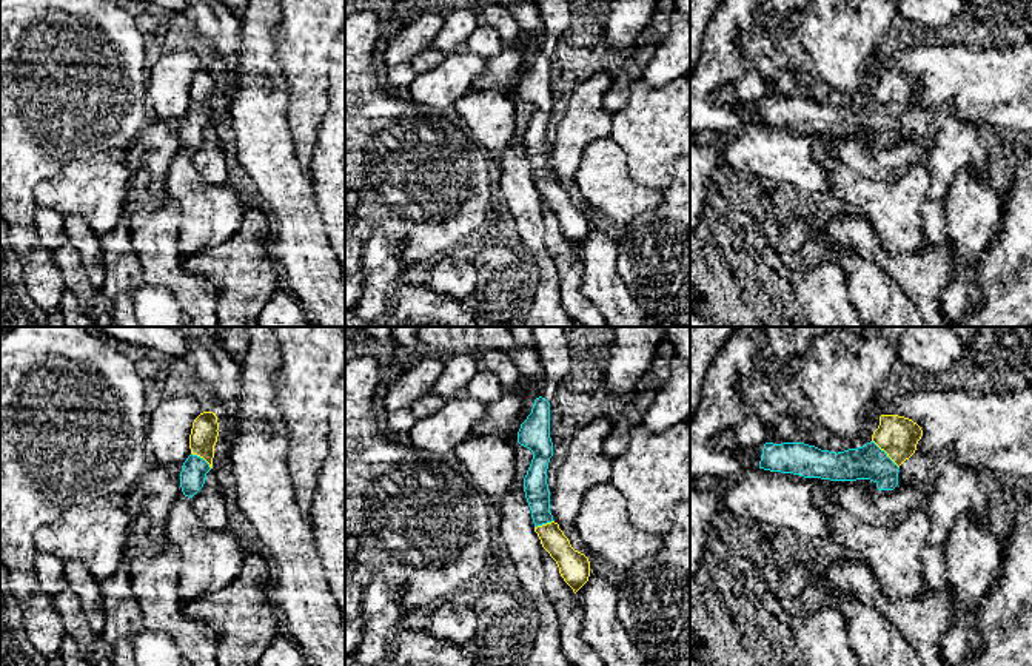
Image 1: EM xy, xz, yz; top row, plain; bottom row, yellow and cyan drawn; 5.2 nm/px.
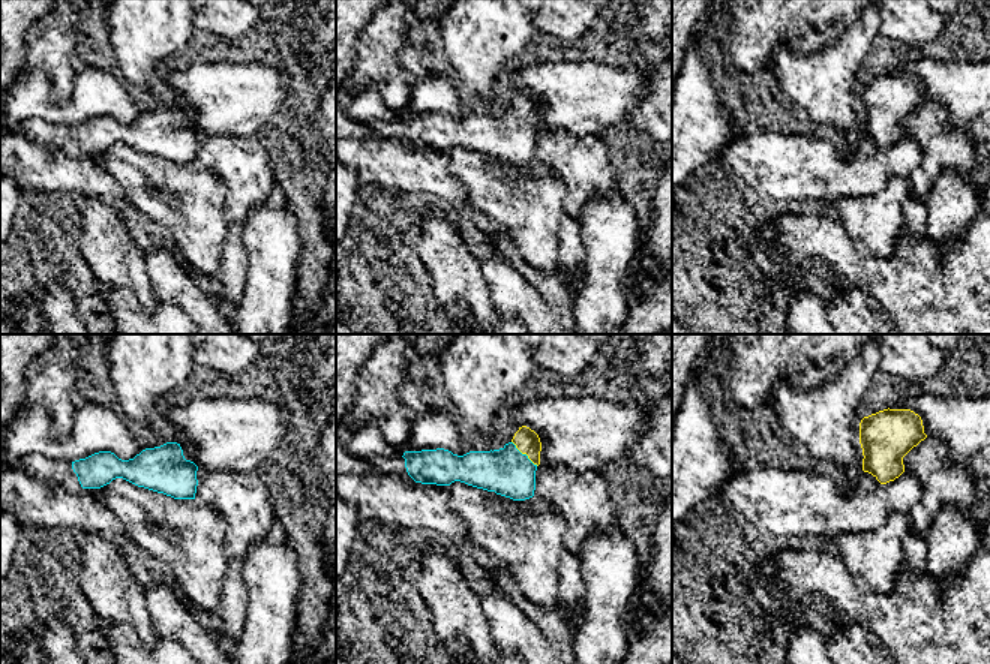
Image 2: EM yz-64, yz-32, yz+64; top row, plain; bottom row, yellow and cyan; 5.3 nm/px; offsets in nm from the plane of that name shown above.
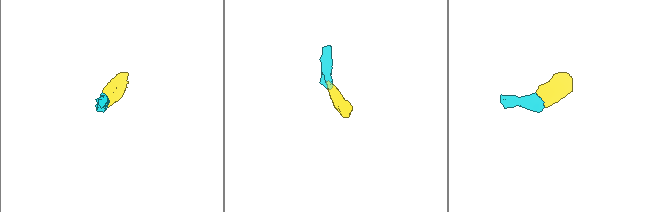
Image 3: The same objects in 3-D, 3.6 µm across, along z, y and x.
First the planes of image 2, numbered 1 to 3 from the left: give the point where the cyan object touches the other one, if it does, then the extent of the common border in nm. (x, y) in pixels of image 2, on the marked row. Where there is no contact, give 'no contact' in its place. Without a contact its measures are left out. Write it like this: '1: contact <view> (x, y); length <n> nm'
1: no contact
2: contact yz-32 (524, 453); length 190 nm
3: no contact

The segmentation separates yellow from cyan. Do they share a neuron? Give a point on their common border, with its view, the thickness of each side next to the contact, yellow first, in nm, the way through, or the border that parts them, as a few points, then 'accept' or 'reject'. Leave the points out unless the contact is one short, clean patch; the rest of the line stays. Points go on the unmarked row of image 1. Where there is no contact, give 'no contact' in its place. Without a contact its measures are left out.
meets yellow in yz at (886, 107); 200 nm thick on the yellow side, 180 nm on the other; runs through yz (897, 90), (886, 107), (877, 116), (869, 116); accept

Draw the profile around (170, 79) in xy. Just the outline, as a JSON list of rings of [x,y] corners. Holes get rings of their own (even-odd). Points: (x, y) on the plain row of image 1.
[[[193,51],[171,52],[152,65],[146,92],[159,119],[183,120],[191,109],[193,77],[203,66]]]

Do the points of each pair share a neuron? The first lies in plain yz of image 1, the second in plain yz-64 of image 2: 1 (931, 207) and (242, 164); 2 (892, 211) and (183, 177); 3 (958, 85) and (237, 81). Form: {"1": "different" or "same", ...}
{"1": "different", "2": "same", "3": "same"}

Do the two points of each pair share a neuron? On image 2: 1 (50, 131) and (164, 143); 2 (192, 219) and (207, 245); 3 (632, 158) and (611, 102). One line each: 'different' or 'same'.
1: same
2: same
3: different

